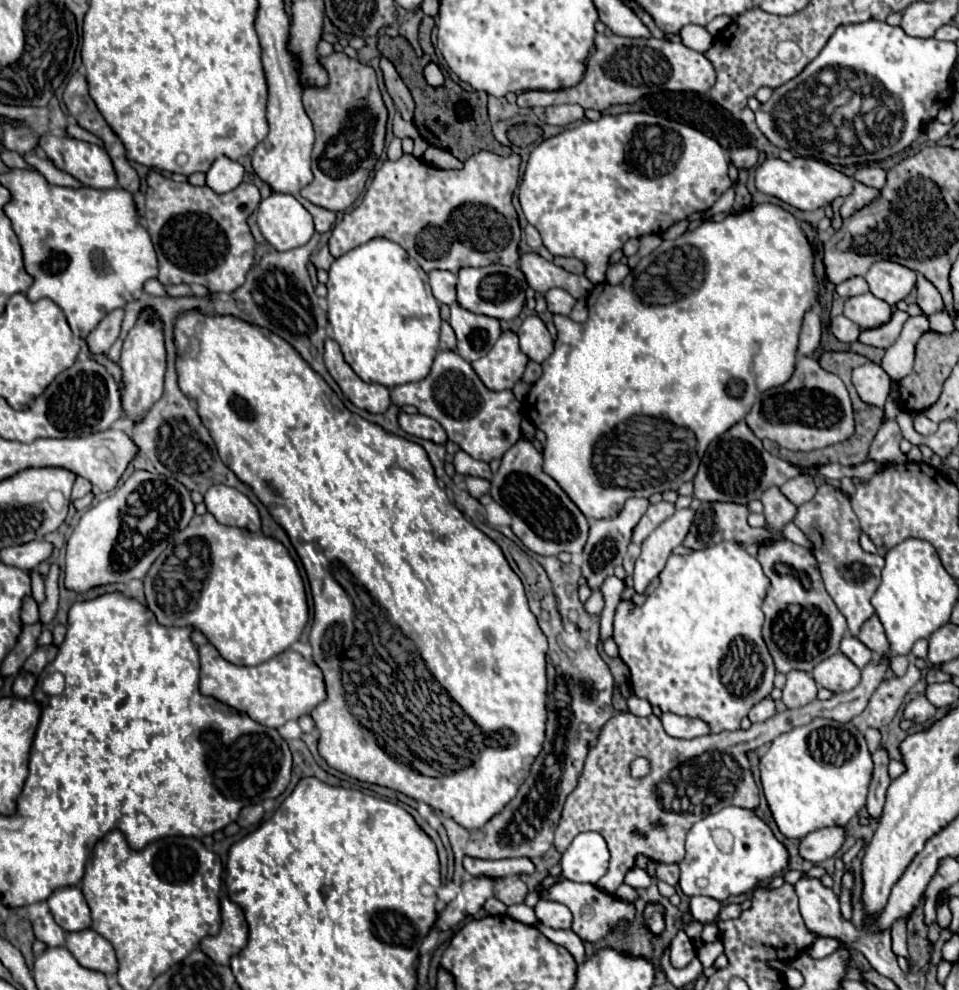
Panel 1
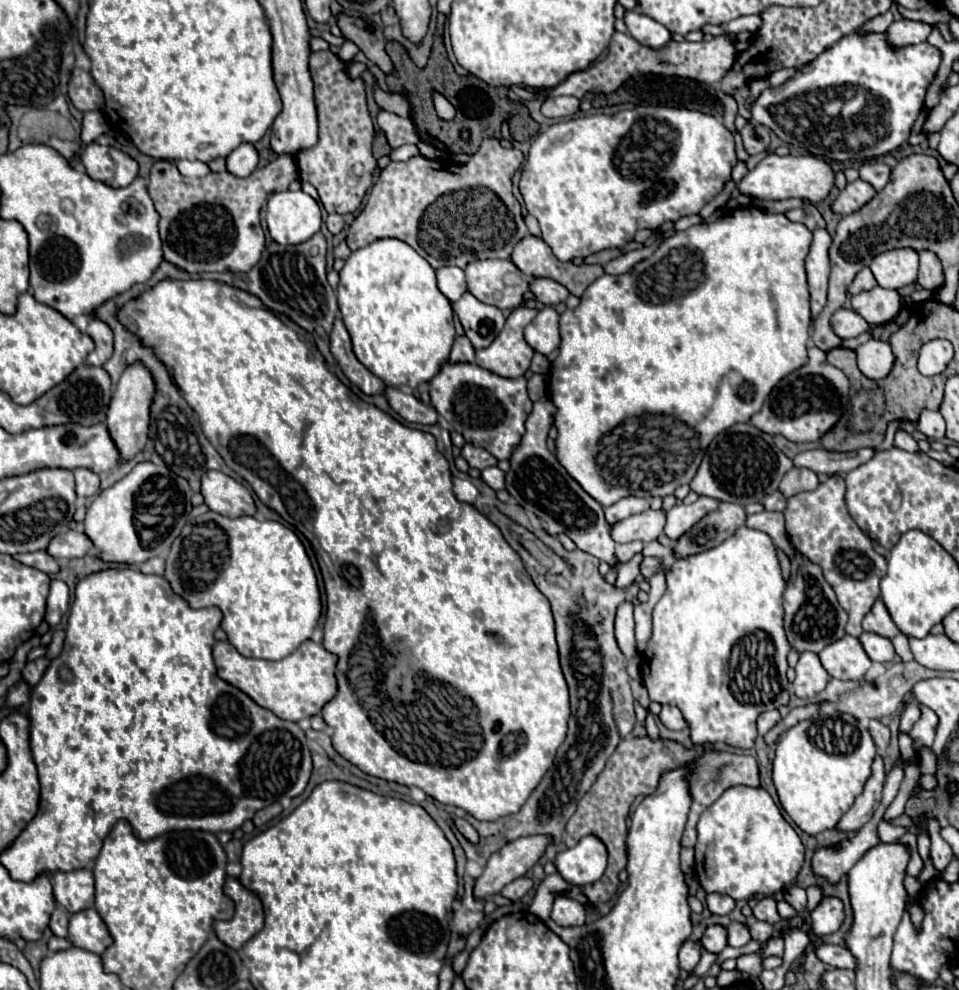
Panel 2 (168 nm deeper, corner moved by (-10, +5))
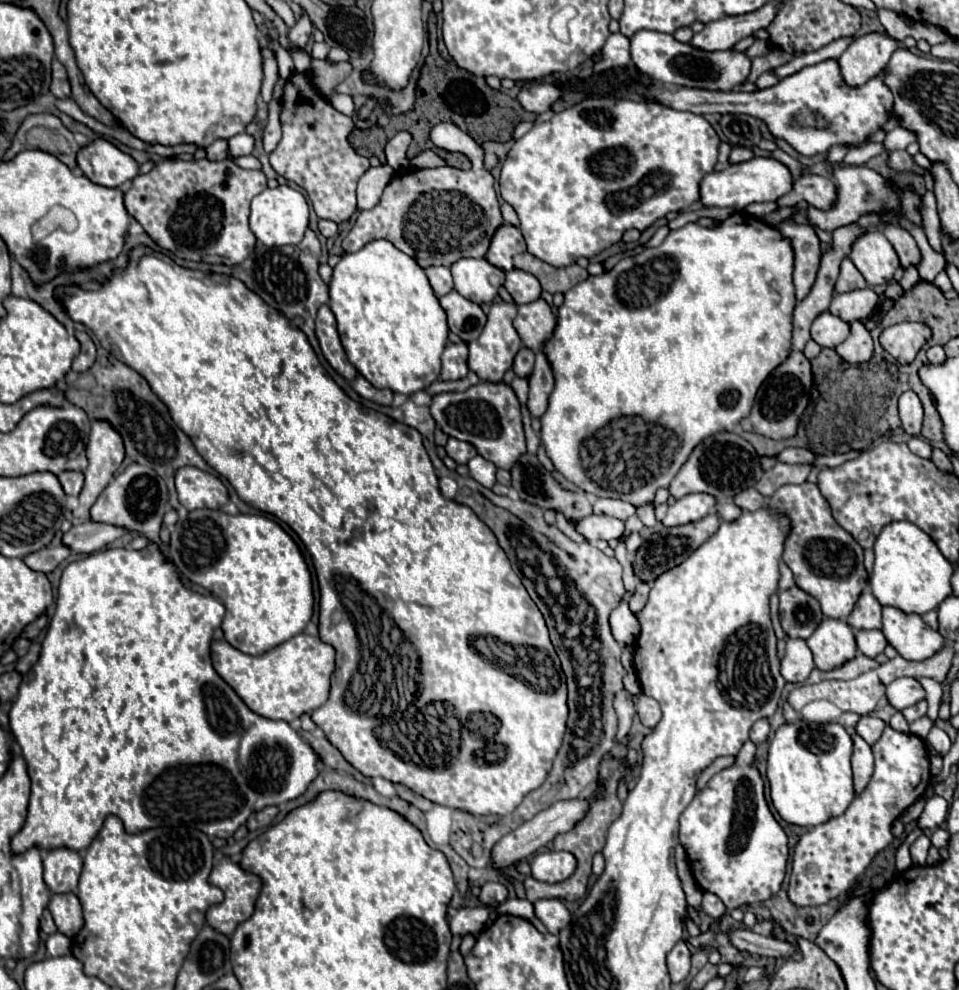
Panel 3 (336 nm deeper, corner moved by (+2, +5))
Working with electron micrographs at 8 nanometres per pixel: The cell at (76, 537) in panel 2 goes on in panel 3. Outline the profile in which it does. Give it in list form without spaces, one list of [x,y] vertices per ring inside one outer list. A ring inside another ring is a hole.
[[[86,521],[86,523],[74,525],[68,533],[64,533],[62,543],[66,547],[70,547],[74,553],[90,555],[90,553],[104,549],[106,545],[110,545],[114,539],[118,539],[122,535],[124,535],[124,531],[120,527]]]

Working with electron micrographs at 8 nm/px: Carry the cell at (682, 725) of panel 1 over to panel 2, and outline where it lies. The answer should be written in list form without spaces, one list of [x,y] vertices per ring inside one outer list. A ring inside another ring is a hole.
[[[662,705],[662,711],[658,713],[658,719],[660,719],[660,723],[662,723],[664,727],[668,727],[668,729],[676,729],[676,731],[686,729],[686,721],[684,721],[684,717],[682,717],[682,713],[680,713],[678,707]]]

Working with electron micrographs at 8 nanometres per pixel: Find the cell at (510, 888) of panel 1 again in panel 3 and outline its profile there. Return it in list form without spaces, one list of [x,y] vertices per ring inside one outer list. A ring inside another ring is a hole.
[[[486,883],[480,893],[480,901],[490,907],[498,907],[502,901],[508,899],[508,889],[502,883]]]

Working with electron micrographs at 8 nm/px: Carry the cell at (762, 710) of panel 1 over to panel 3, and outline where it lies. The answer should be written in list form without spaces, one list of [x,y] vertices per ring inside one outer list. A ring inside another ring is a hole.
[[[758,719],[758,721],[752,725],[752,729],[750,729],[750,739],[752,739],[754,743],[762,743],[762,741],[766,741],[768,731],[770,731],[768,721],[766,721],[766,719]]]

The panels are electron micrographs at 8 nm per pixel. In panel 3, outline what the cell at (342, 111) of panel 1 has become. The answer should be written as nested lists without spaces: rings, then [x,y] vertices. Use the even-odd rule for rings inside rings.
[[[292,73],[284,85],[280,99],[282,139],[270,153],[270,165],[278,175],[300,185],[320,219],[342,223],[356,211],[356,181],[370,167],[366,157],[360,157],[348,137],[356,129],[354,121],[336,111],[330,101],[318,93],[308,73]]]

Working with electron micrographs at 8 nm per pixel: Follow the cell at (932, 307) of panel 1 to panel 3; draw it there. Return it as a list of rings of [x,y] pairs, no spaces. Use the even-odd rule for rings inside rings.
[[[886,227],[884,231],[886,239],[894,245],[898,257],[900,257],[900,263],[902,263],[902,269],[908,269],[910,265],[920,265],[922,261],[922,255],[920,255],[920,249],[914,241],[914,237],[902,229],[902,227]]]

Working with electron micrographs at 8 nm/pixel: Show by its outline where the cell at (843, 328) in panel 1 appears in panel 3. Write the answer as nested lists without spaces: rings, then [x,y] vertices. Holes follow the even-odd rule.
[[[830,311],[820,313],[812,323],[812,339],[820,347],[836,347],[850,335],[850,325]]]

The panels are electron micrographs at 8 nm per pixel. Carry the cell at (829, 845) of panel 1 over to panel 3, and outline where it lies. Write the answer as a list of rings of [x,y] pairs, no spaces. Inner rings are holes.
[[[852,735],[854,741],[854,755],[852,755],[852,771],[854,771],[854,795],[862,795],[864,789],[870,783],[870,777],[874,773],[874,757],[870,745],[860,737]]]

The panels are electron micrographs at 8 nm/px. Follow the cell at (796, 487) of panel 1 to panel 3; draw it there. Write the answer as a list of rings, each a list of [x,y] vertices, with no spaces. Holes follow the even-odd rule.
[[[776,463],[772,469],[768,469],[762,479],[758,481],[758,491],[766,497],[770,497],[778,487],[788,483],[804,483],[810,473],[810,465],[788,465],[788,463]]]

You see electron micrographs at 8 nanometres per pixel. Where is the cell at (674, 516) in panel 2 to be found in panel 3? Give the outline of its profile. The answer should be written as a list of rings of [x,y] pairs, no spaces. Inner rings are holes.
[[[694,493],[694,495],[686,495],[682,499],[678,499],[674,505],[670,505],[666,517],[662,519],[664,527],[676,527],[676,525],[686,525],[692,521],[702,519],[704,515],[708,515],[716,505],[716,499],[712,495],[702,495],[702,493]]]

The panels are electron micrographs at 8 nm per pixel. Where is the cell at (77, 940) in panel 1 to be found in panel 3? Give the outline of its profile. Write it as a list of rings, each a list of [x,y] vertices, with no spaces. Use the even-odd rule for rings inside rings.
[[[74,893],[70,895],[52,895],[48,905],[58,931],[66,937],[76,937],[84,927],[82,905]]]

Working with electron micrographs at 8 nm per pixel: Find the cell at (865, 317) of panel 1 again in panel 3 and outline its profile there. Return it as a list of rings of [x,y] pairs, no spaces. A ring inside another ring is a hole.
[[[866,287],[866,289],[856,289],[856,291],[834,295],[830,313],[852,323],[852,321],[862,321],[870,317],[876,305],[878,305],[878,295],[870,287]]]

